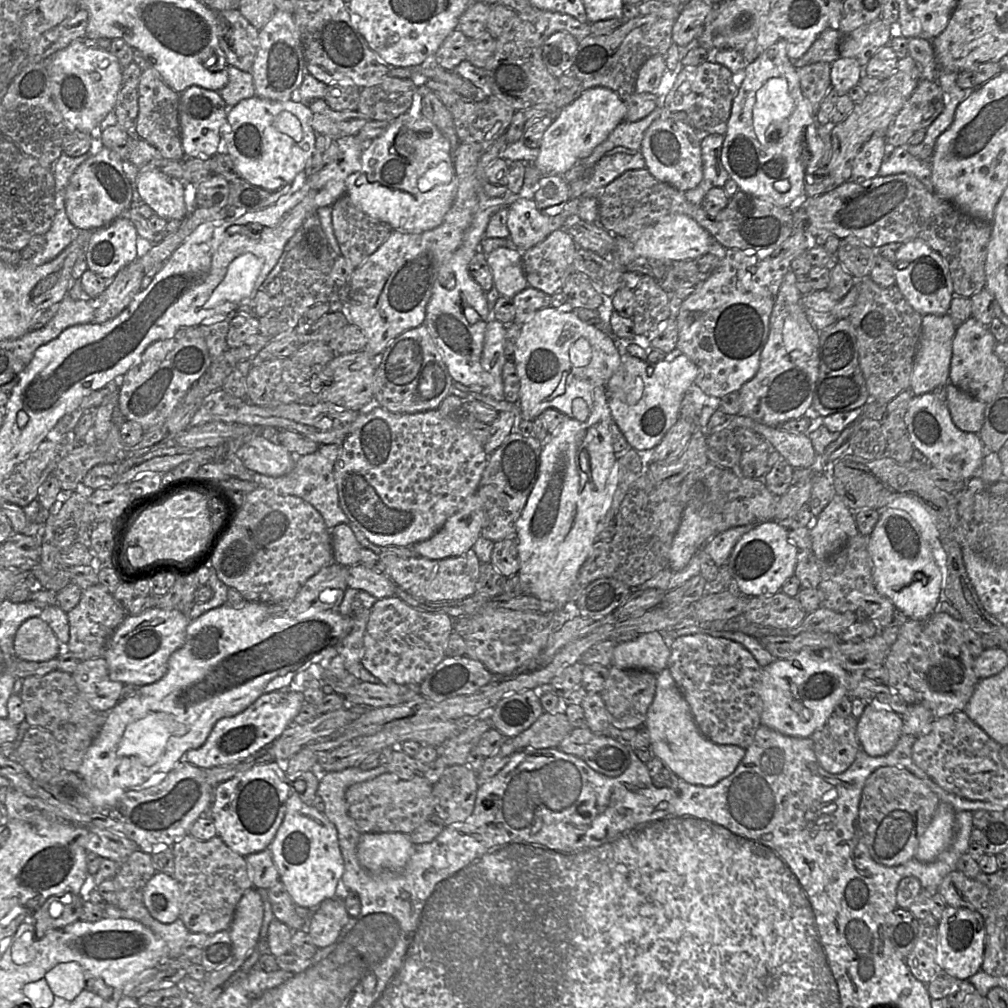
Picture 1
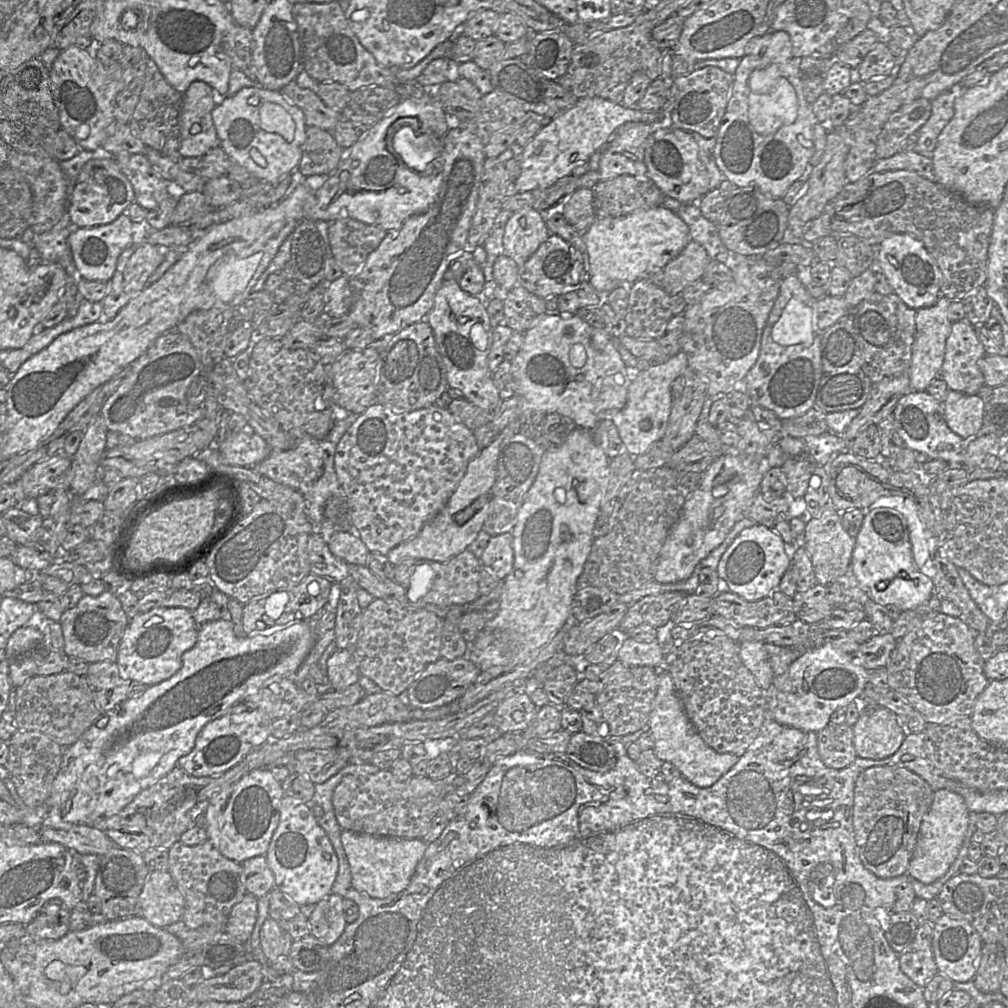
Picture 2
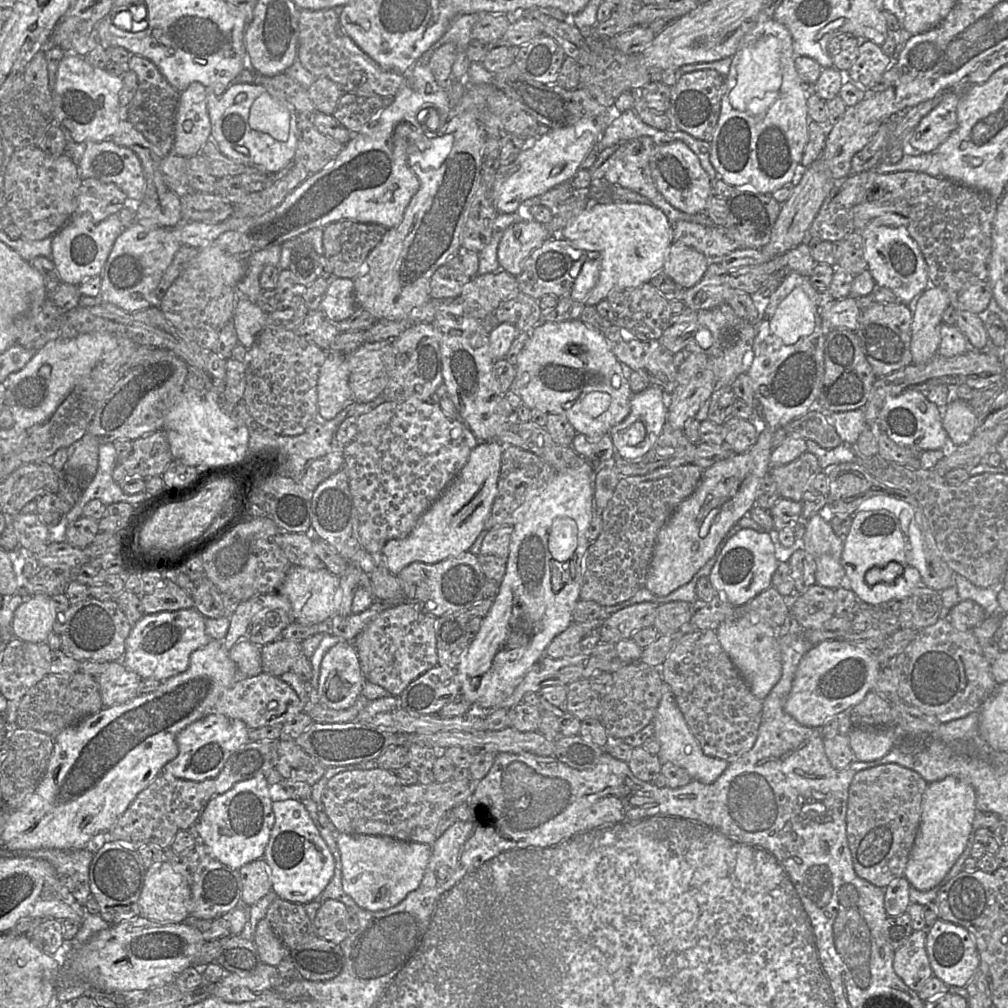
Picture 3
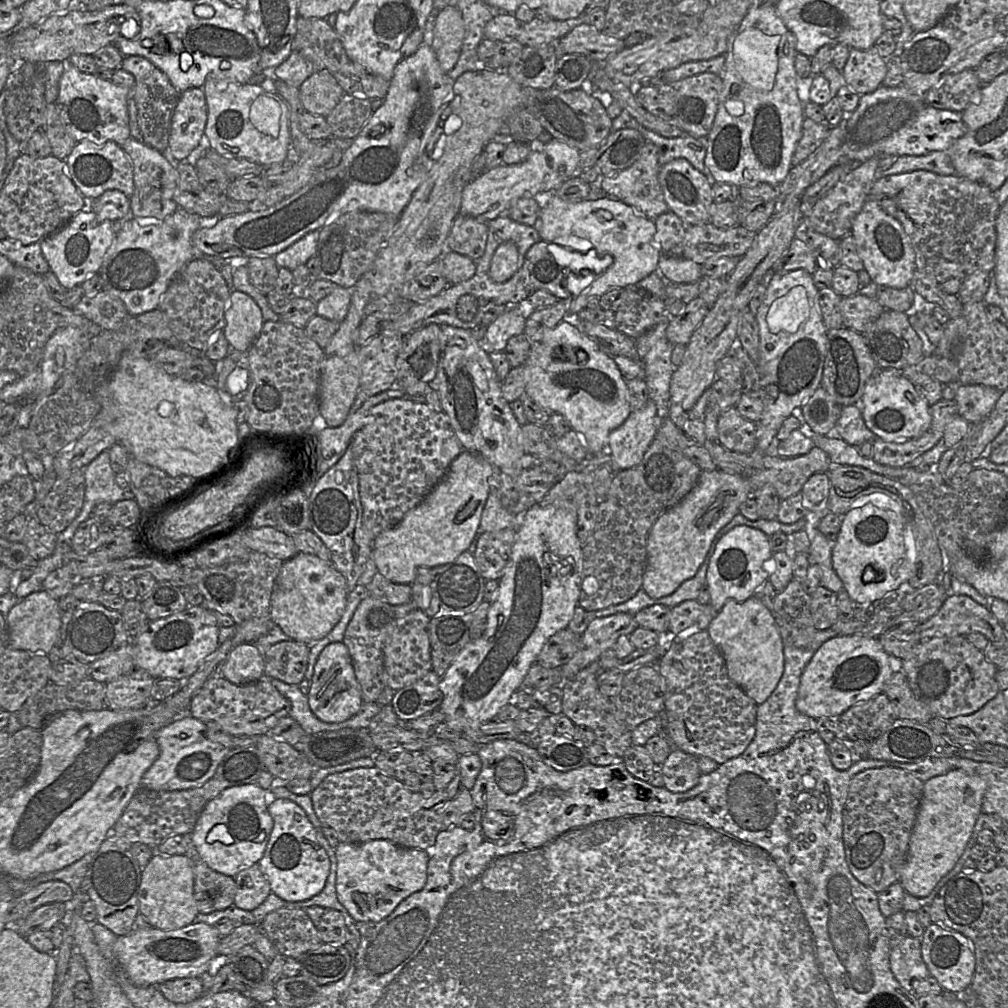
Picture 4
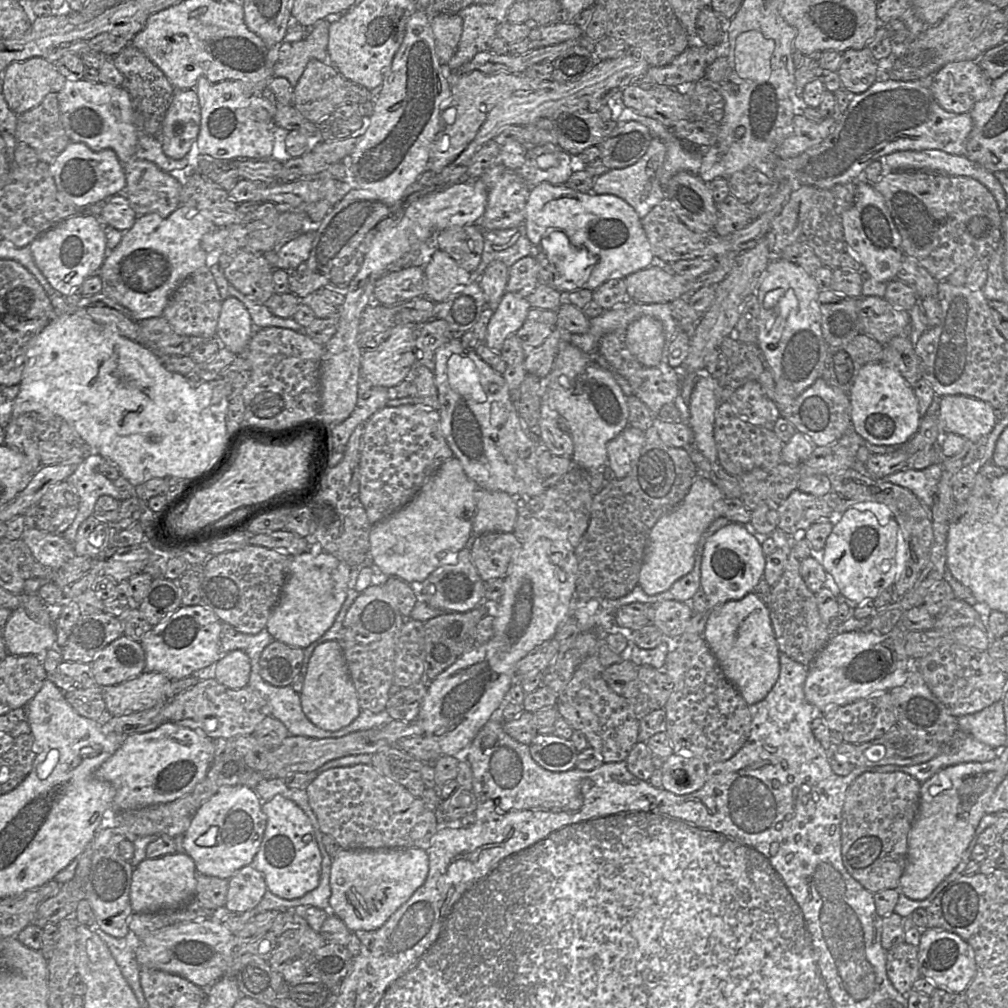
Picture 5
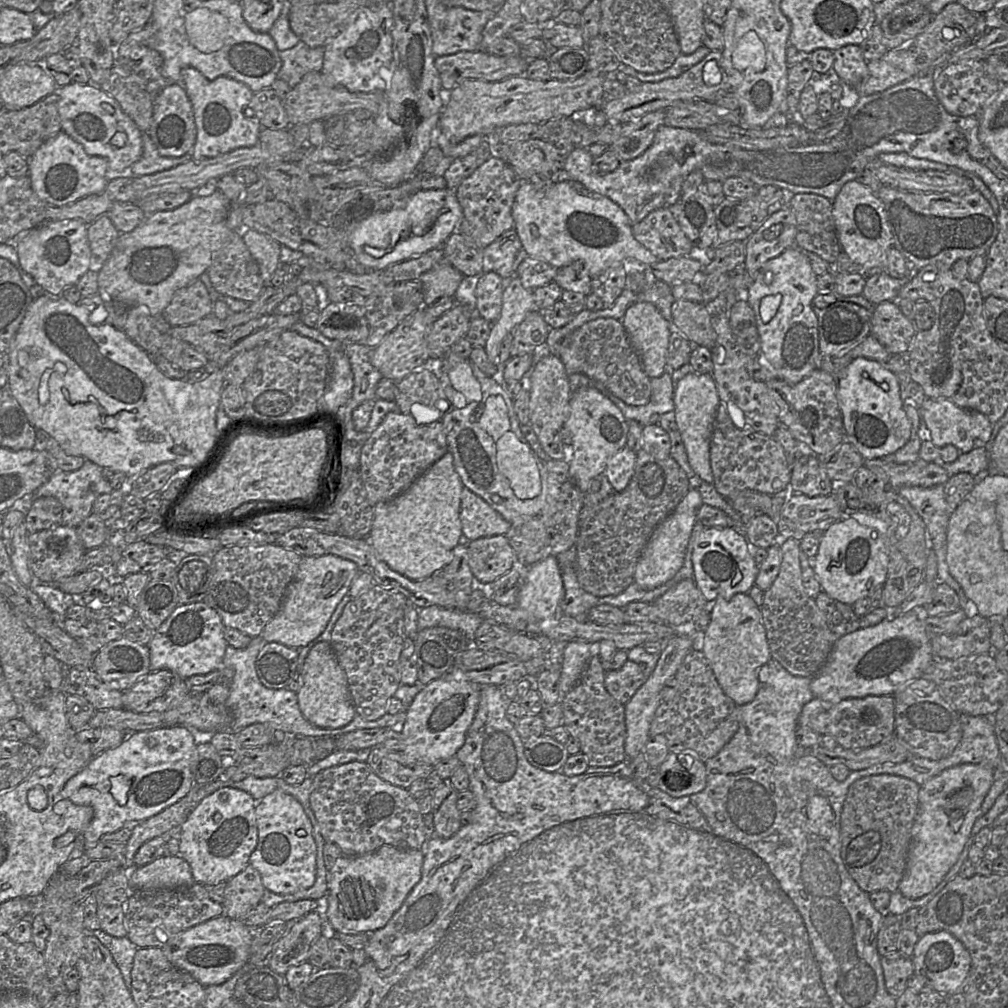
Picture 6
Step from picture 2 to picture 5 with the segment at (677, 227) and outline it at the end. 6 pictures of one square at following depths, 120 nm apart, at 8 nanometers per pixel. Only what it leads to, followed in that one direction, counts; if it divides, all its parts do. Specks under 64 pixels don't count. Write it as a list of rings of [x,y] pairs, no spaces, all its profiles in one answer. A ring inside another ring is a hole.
[[[542,182],[530,189],[525,206],[523,222],[526,234],[532,244],[538,246],[541,239],[556,231],[563,232],[570,243],[577,248],[585,248],[597,256],[598,262],[592,268],[584,288],[591,291],[612,278],[625,276],[651,266],[655,260],[651,245],[642,227],[641,218],[632,206],[623,199],[612,194],[582,193],[564,185],[552,185]]]

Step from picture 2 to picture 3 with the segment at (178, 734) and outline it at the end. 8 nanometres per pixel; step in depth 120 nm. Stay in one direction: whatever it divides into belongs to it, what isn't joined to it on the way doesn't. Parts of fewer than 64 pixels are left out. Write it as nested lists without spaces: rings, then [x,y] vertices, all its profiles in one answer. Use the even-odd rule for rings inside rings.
[[[211,639],[206,646],[192,652],[184,672],[162,681],[155,691],[121,705],[103,707],[58,733],[43,778],[21,806],[10,812],[1,835],[1,846],[9,851],[84,849],[95,835],[110,830],[136,796],[178,755],[177,734],[212,713],[219,697],[242,677],[228,652],[222,641]]]

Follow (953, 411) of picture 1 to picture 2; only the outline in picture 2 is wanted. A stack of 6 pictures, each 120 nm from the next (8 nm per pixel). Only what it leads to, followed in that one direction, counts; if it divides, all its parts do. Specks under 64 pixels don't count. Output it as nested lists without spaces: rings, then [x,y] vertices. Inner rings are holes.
[[[949,389],[943,404],[947,425],[954,433],[965,440],[979,435],[985,410],[983,398]]]

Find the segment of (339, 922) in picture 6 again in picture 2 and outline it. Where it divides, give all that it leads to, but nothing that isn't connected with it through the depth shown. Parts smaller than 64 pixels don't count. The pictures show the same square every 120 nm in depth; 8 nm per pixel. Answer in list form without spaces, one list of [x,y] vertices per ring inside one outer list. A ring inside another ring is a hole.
[[[342,830],[341,842],[350,865],[353,887],[376,899],[388,898],[406,889],[428,847],[422,839],[375,836],[349,830]]]

